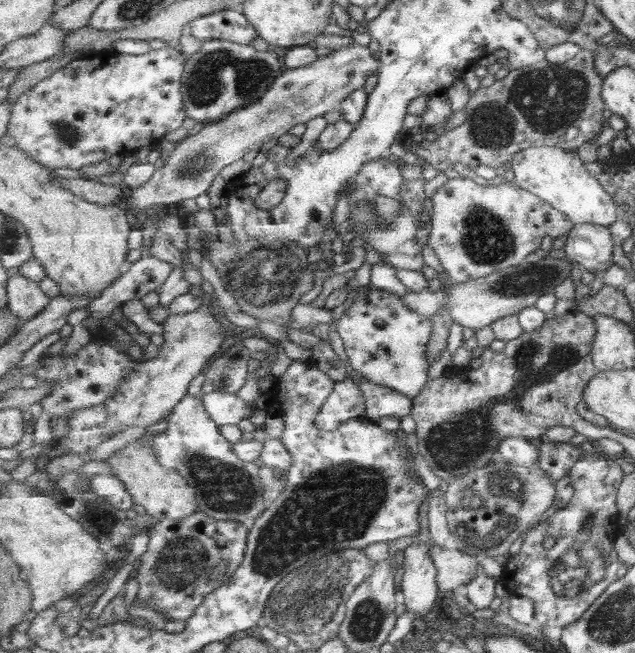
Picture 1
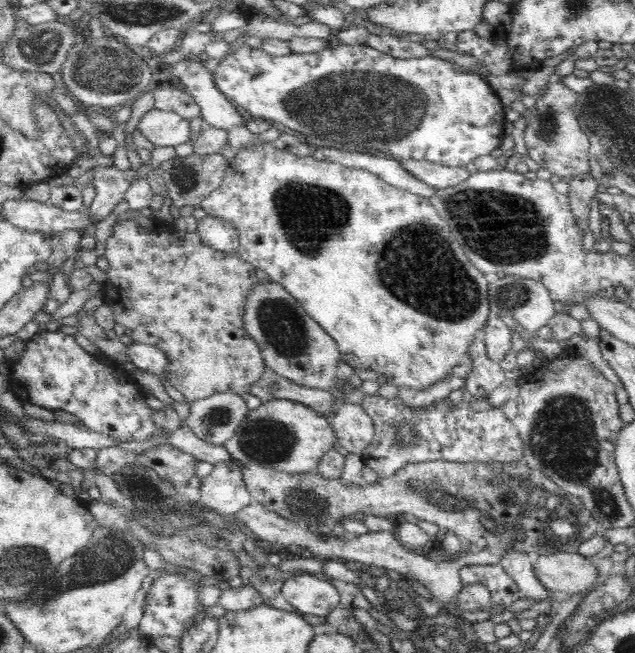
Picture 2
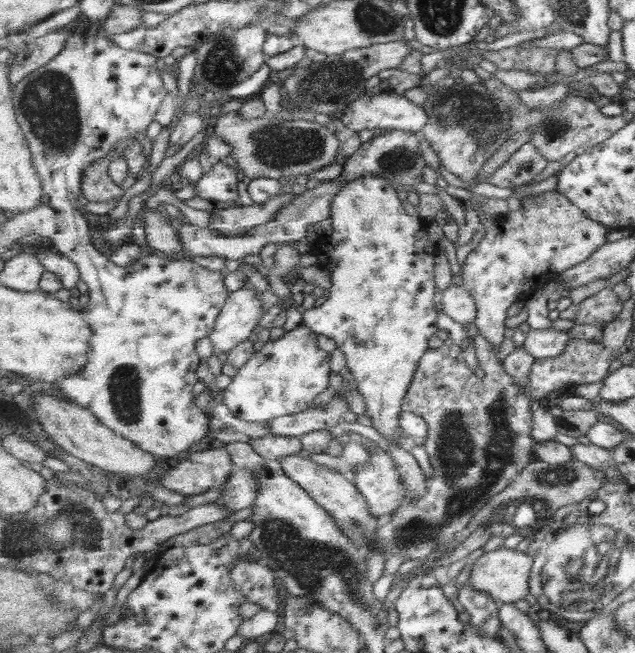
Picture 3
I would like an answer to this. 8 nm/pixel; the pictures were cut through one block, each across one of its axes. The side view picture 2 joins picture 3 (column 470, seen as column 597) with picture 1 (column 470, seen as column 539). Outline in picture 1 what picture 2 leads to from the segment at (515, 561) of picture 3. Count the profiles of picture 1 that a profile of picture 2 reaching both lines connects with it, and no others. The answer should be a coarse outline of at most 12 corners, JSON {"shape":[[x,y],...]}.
{"shape":[[431,543],[438,585],[444,594],[467,586],[481,572],[459,547]]}

